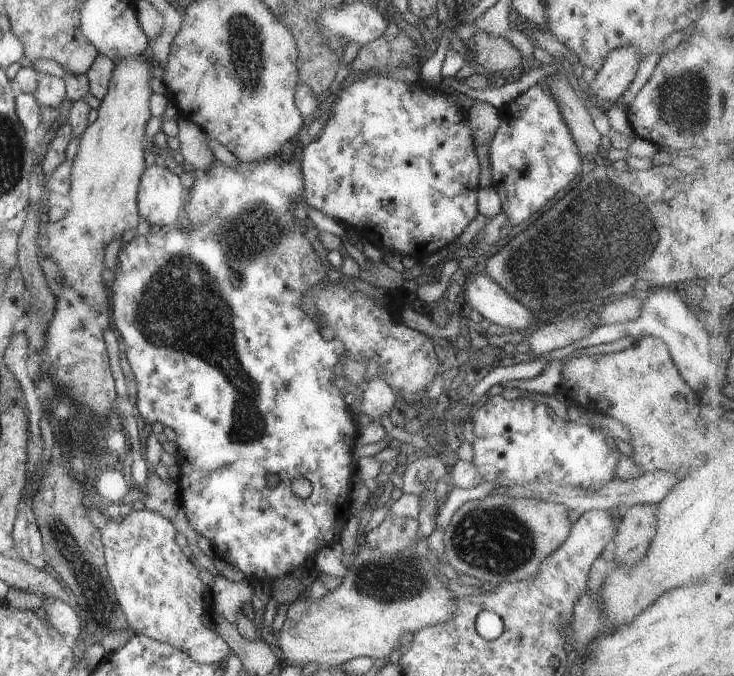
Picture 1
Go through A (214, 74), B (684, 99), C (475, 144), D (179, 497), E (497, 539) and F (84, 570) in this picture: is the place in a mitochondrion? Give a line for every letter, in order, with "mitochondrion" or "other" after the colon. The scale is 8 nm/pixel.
A: mitochondrion
B: mitochondrion
C: other
D: other
E: mitochondrion
F: mitochondrion

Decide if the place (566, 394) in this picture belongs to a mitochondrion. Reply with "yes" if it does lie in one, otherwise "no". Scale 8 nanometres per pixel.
no

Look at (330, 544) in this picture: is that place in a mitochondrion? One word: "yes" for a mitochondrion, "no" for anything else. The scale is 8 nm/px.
no

